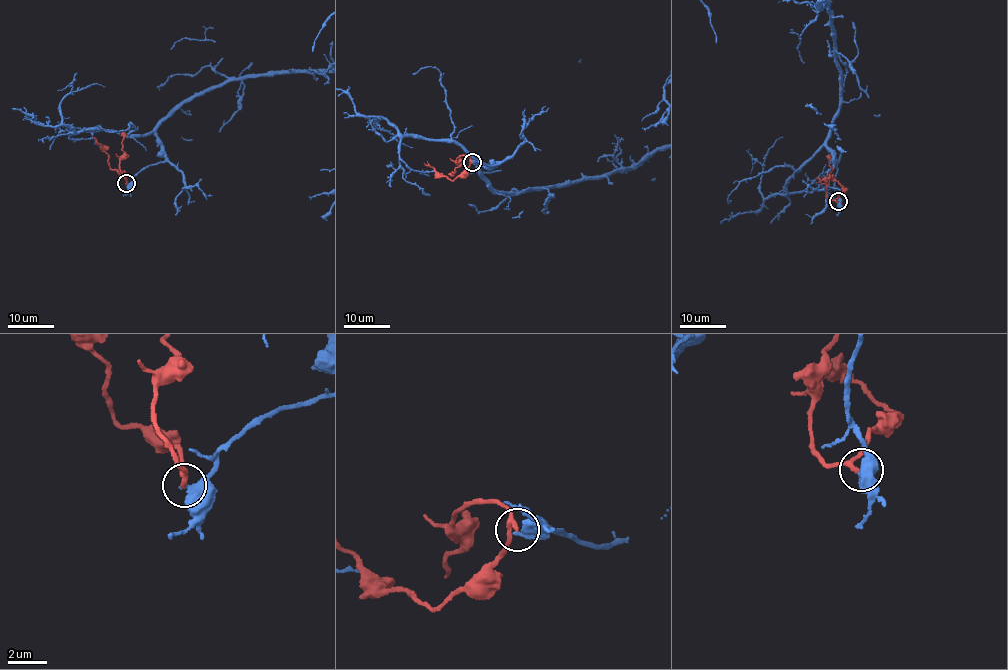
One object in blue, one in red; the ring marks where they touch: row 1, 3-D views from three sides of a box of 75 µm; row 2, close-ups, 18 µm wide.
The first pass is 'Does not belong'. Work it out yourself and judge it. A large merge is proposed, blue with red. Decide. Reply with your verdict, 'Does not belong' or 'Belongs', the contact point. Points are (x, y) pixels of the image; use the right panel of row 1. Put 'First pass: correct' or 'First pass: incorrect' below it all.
Does not belong. Place: (838, 201)
First pass: correct

